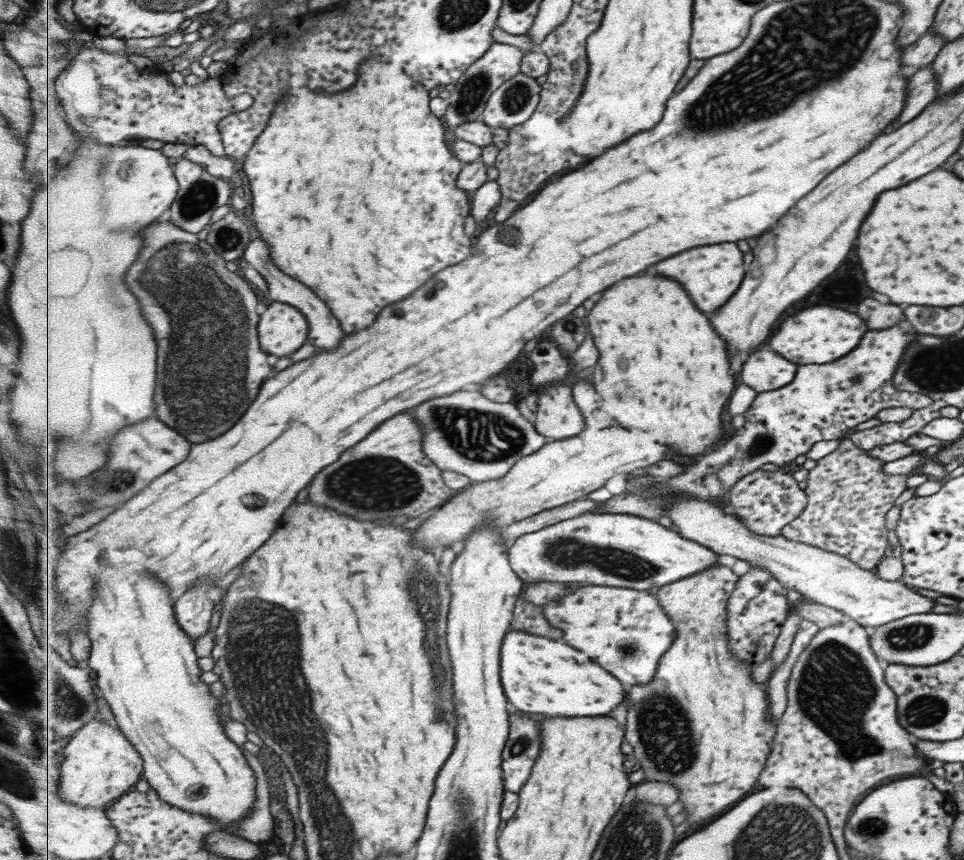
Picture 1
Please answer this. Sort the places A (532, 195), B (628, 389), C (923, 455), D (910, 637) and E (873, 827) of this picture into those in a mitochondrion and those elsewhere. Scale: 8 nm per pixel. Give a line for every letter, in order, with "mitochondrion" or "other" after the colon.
A: other
B: mitochondrion
C: other
D: mitochondrion
E: mitochondrion

